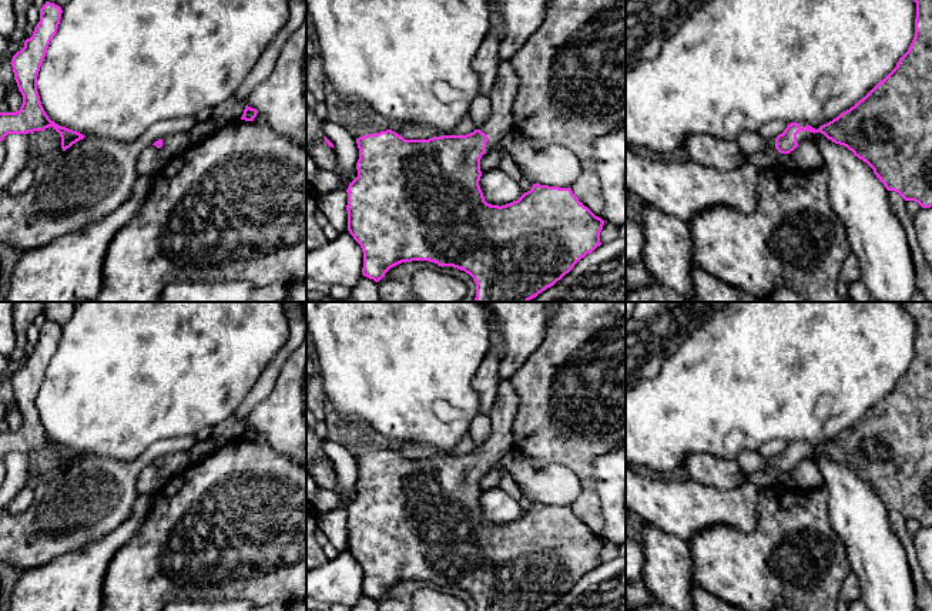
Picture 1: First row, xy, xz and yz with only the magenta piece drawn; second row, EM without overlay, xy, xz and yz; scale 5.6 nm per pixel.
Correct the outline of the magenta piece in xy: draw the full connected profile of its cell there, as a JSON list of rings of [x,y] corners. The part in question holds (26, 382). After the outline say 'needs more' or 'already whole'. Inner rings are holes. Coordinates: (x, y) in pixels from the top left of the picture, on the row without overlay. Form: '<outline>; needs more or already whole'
[[[46,320],[40,328],[40,340],[33,355],[24,360],[24,366],[11,377],[11,386],[23,423],[16,432],[0,432],[0,460],[7,453],[29,453],[53,446],[61,456],[61,467],[66,470],[86,454],[61,446],[46,433],[37,412],[37,395],[44,380],[50,360],[57,352],[61,326]]]; already whole

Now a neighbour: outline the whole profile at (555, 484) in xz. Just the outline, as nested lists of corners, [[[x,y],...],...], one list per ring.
[[[514,450],[500,464],[532,503],[570,507],[581,493],[577,476],[563,464],[534,466]]]

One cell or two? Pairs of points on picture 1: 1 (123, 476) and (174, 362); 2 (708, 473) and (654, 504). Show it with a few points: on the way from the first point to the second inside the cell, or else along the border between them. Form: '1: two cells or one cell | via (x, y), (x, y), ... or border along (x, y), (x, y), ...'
1: two cells | border along (157, 440), (133, 460), (114, 460), (97, 456)
2: two cells | border along (686, 474), (701, 483), (728, 489)

